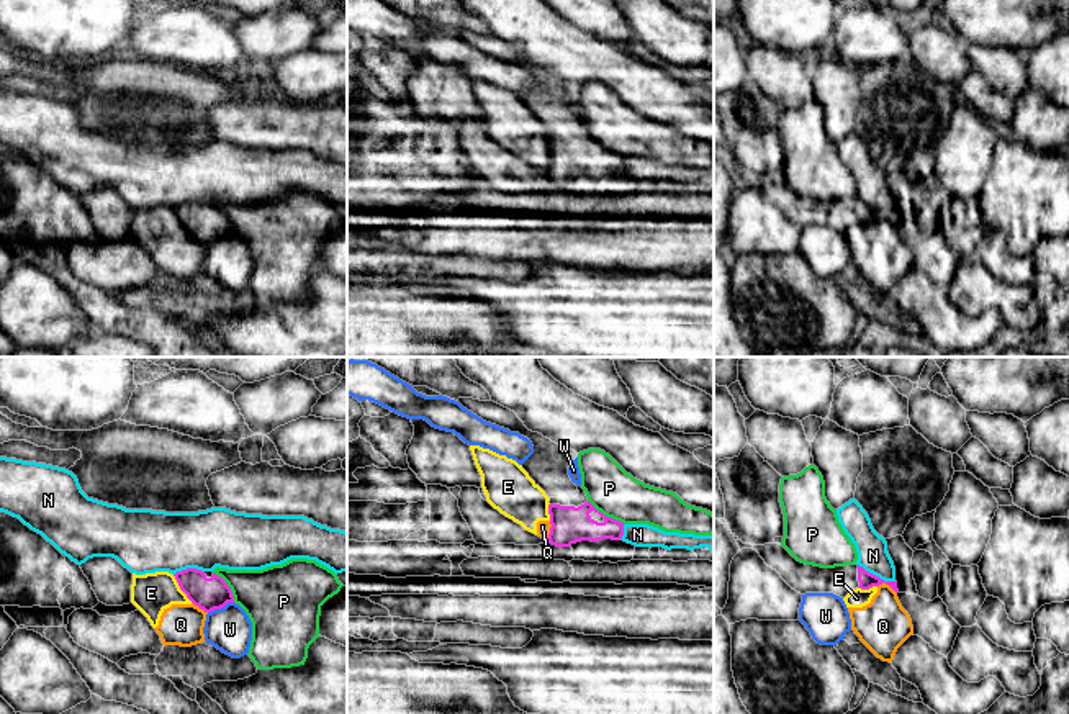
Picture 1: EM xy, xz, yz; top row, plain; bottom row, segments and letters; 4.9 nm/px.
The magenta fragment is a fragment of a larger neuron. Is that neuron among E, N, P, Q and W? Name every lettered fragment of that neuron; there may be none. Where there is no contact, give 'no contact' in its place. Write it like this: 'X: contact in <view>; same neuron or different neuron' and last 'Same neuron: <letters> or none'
E: contact in xy; different neuron
N: contact in yz; different neuron
P: contact in xz; different neuron
Q: contact in xz; different neuron
W: contact in xy; different neuron
Same neuron: none

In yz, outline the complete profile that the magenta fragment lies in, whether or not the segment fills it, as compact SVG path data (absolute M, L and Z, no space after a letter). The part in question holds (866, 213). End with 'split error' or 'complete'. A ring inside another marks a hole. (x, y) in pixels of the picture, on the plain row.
M779 177L753 178L753 183L756 183L765 197L776 203L781 211L801 228L833 226L845 231L856 221L869 223L882 216L889 218L895 226L899 226L897 215L884 215L856 197L835 201L805 198L797 195Z; split error

